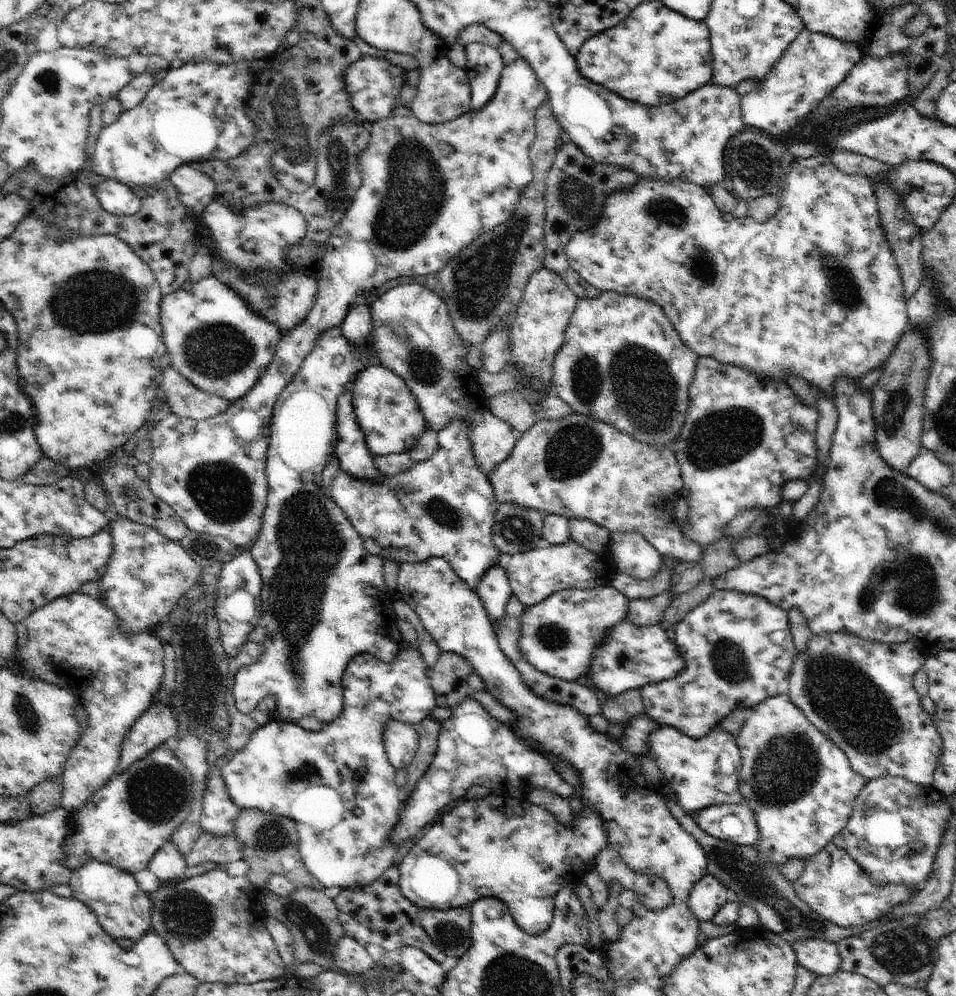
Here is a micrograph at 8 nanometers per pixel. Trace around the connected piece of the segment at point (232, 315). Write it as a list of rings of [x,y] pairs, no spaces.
[[[214,275],[190,282],[163,296],[160,316],[170,367],[198,390],[236,402],[264,374],[272,362],[282,335],[274,324],[265,323],[248,304]]]

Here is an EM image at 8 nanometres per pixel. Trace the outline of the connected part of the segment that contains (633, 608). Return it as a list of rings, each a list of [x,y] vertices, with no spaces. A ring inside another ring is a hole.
[[[672,589],[667,590],[664,594],[644,599],[630,600],[626,620],[636,626],[660,625],[664,618],[664,610],[670,606],[670,602],[675,598]]]

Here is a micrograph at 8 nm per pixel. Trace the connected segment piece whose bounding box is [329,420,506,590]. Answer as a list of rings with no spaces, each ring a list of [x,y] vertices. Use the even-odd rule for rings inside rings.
[[[452,420],[437,435],[439,447],[430,460],[416,463],[410,470],[394,478],[384,477],[378,482],[358,480],[339,469],[332,480],[329,494],[360,535],[364,548],[370,554],[382,556],[385,562],[393,560],[399,564],[424,562],[432,557],[444,558],[458,574],[458,578],[476,590],[480,578],[492,566],[506,563],[506,557],[493,543],[494,518],[501,503],[494,496],[494,486],[490,484],[490,479],[476,466],[472,442],[468,438],[468,424],[462,420]]]

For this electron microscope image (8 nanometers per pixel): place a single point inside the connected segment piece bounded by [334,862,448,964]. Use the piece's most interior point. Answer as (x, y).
(378, 914)

